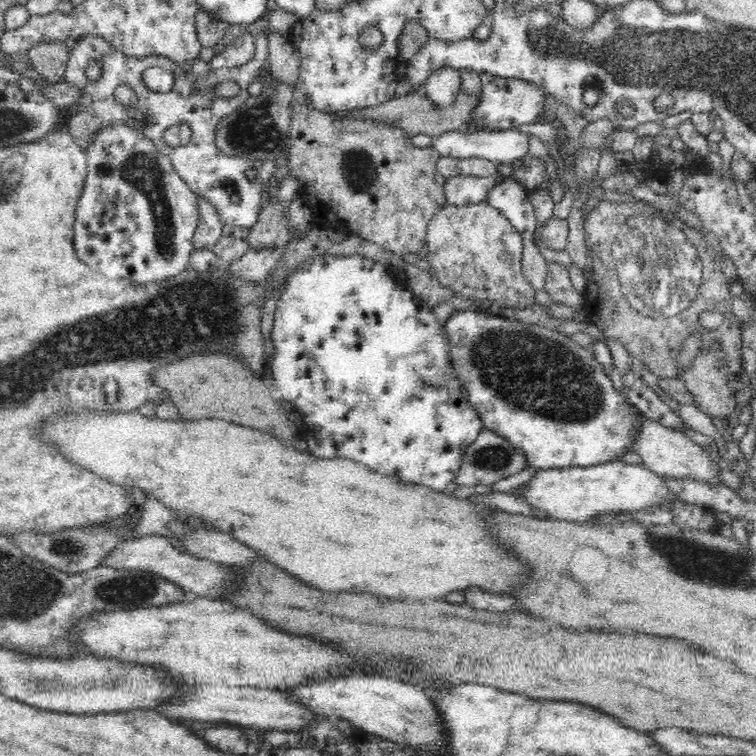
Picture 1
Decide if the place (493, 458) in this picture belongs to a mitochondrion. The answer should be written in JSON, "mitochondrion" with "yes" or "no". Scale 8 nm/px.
{"mitochondrion":"yes"}

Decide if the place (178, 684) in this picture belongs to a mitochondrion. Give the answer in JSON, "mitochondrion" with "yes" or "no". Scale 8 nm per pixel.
{"mitochondrion":"no"}

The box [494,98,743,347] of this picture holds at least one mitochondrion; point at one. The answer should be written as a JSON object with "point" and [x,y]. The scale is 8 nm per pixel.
{"point":[651,258]}

